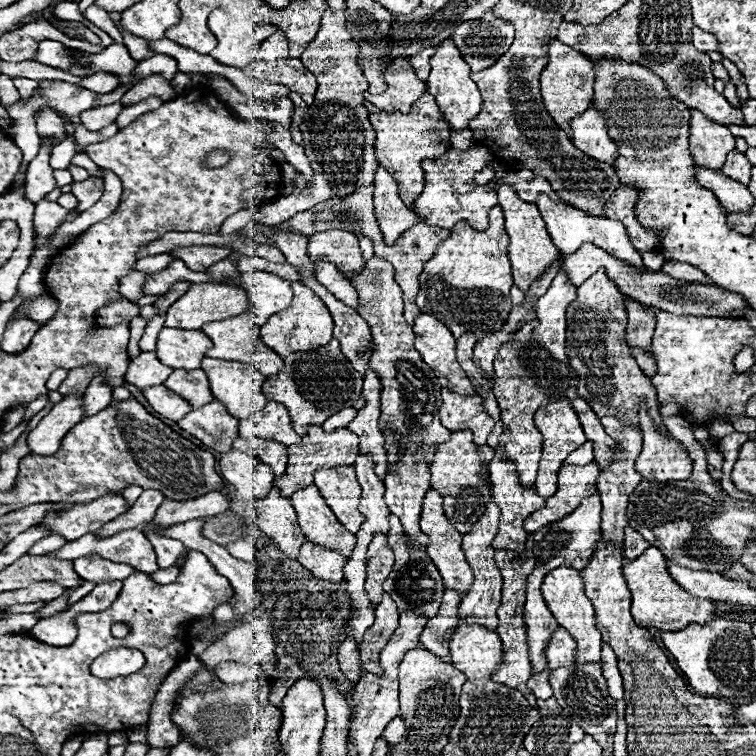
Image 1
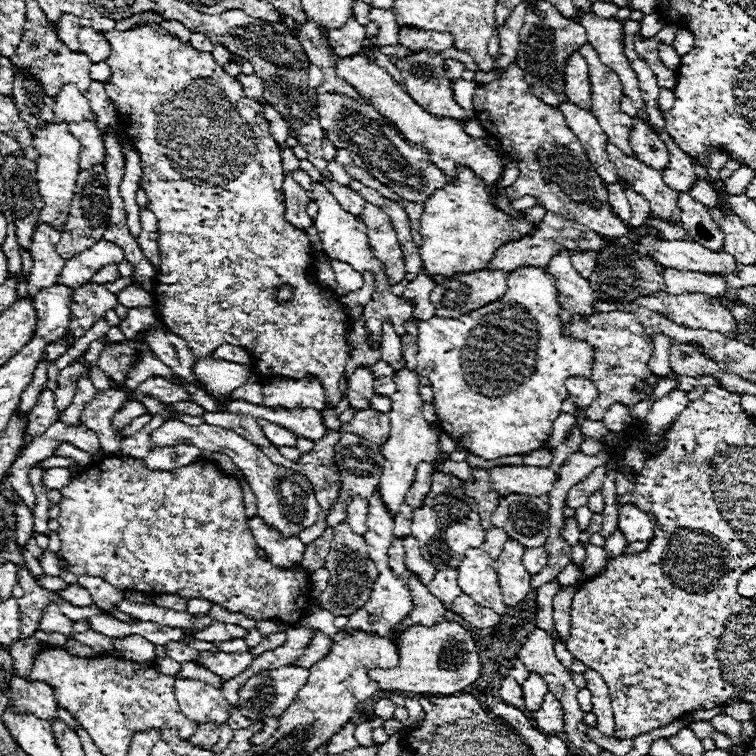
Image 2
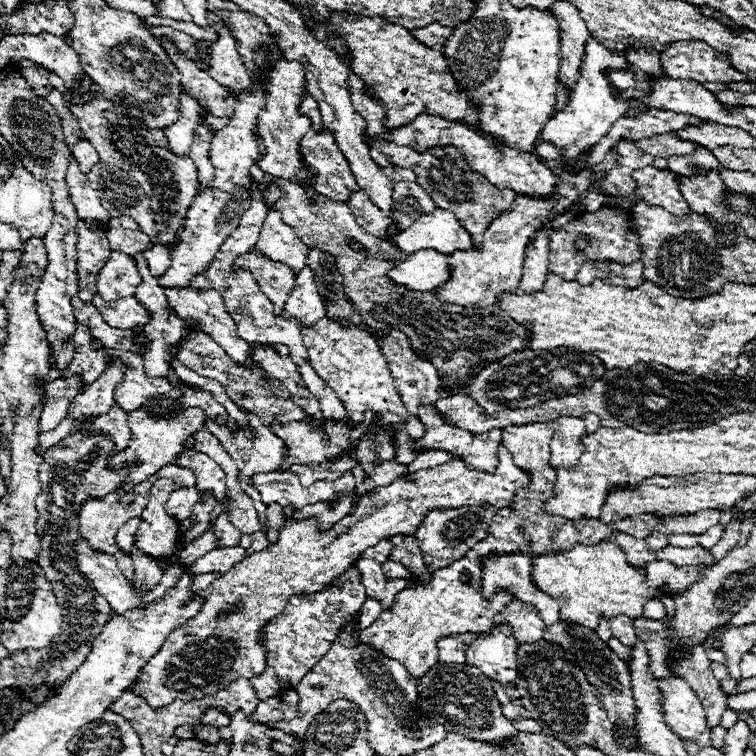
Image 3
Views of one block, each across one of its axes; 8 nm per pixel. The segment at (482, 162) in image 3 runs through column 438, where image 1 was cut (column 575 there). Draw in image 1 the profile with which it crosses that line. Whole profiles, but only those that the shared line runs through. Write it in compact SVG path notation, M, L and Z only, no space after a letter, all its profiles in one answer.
M592 106L576 116L570 122L574 136L572 142L578 150L582 150L584 154L588 154L594 160L606 162L606 164L614 164L616 158L616 144L608 138L606 134L606 126L604 126L604 118L598 110L594 110Z

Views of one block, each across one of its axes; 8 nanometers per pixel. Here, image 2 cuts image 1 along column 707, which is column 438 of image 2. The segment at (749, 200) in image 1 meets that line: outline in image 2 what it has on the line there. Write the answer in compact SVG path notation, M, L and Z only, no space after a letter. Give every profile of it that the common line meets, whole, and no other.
M324 92L316 96L316 112L320 118L320 126L324 128L324 138L330 140L336 148L348 150L354 166L368 170L368 174L384 182L384 186L396 190L400 198L424 204L430 194L442 188L448 180L446 174L430 160L428 150L422 150L420 144L404 140L394 128L384 122L374 106L360 104L346 94Z

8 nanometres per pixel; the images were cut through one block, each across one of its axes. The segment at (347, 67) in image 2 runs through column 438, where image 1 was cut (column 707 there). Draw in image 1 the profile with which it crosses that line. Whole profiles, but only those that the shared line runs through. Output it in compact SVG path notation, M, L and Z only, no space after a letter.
M692 110L690 124L690 152L698 166L722 172L726 154L734 150L734 136L726 126L708 120L702 112Z

